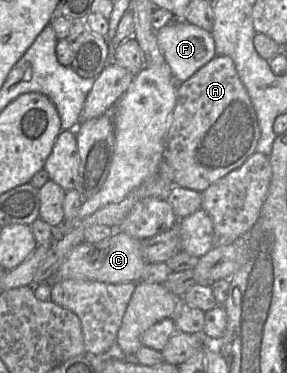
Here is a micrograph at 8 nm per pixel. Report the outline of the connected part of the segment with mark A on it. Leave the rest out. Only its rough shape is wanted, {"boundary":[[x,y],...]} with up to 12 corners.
{"boundary":[[229,56],[176,83],[164,161],[201,193],[256,152]]}

